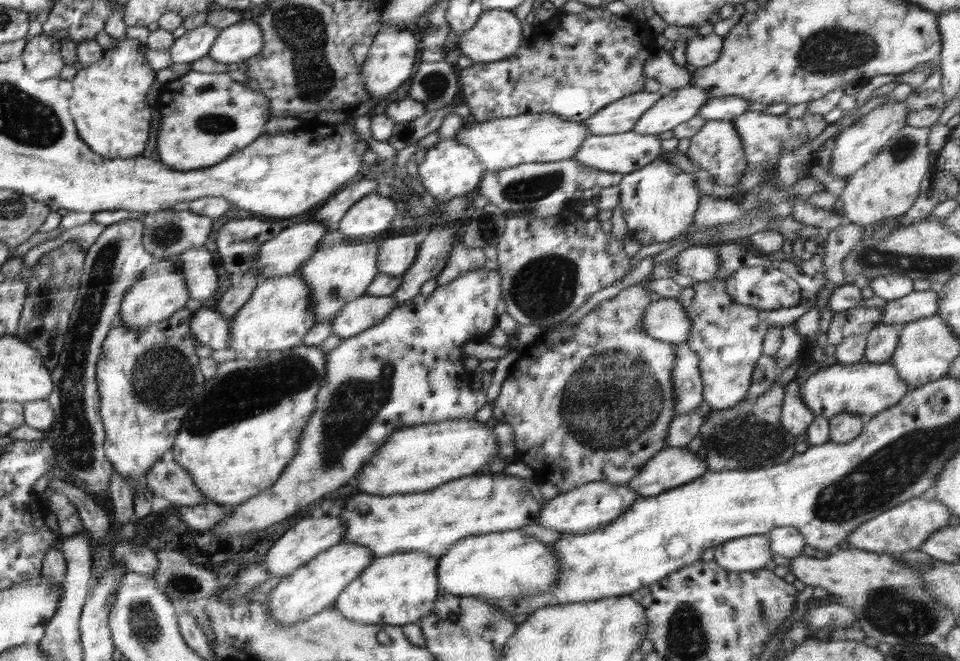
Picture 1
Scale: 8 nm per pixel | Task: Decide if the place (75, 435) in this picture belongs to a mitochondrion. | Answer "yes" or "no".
yes

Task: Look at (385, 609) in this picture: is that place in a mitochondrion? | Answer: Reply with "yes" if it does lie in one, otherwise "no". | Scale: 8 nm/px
no

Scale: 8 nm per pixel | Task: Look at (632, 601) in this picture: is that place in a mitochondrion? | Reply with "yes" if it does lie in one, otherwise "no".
no

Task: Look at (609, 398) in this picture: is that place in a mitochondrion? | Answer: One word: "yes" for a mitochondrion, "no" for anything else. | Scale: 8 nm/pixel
yes

